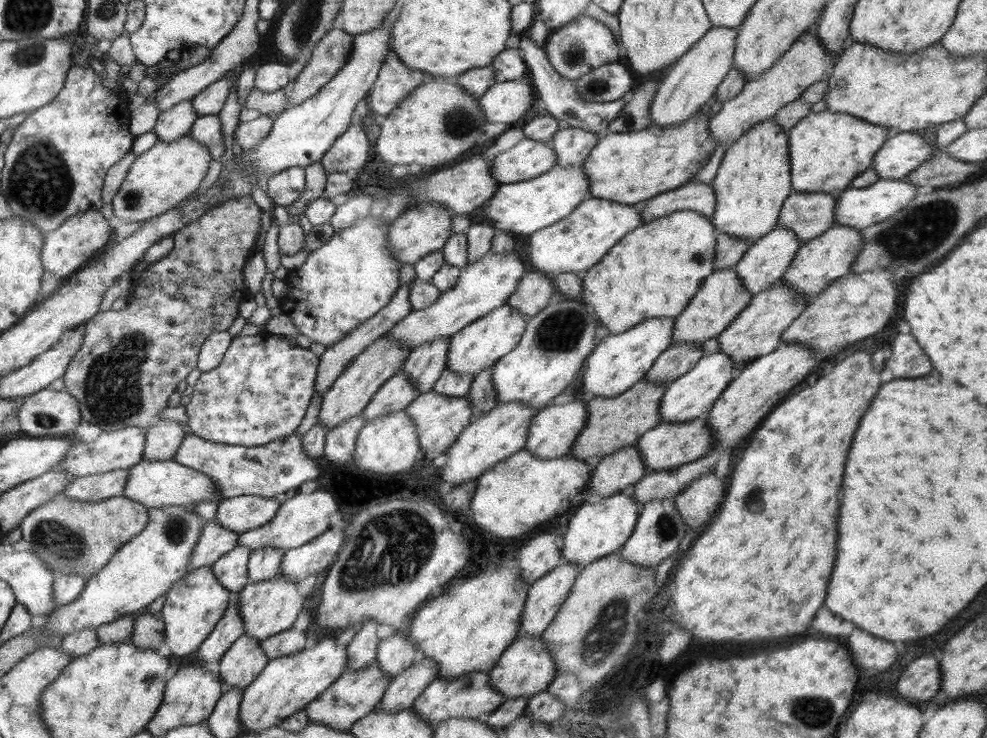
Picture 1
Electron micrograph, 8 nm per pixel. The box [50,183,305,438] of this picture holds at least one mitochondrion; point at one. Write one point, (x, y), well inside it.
(111, 387)

